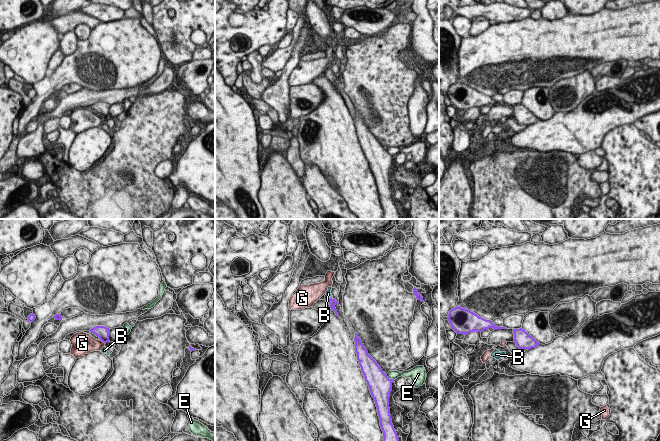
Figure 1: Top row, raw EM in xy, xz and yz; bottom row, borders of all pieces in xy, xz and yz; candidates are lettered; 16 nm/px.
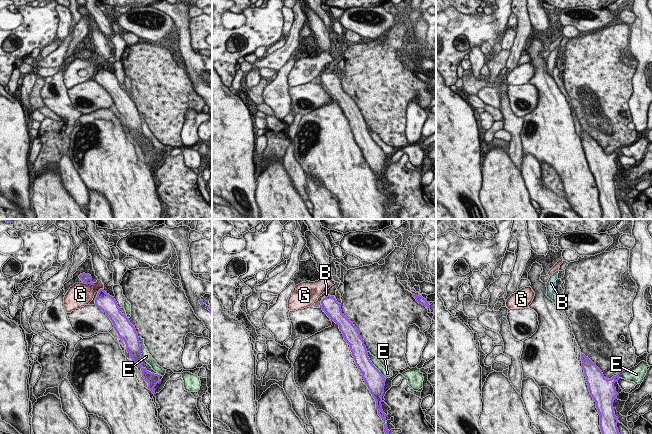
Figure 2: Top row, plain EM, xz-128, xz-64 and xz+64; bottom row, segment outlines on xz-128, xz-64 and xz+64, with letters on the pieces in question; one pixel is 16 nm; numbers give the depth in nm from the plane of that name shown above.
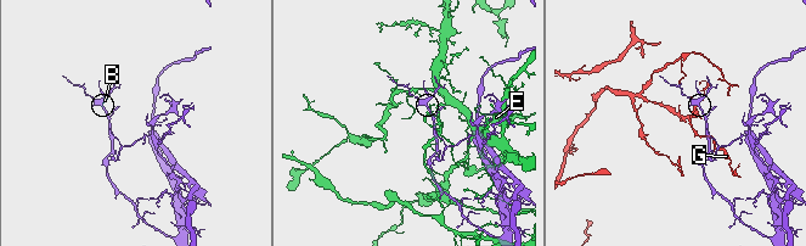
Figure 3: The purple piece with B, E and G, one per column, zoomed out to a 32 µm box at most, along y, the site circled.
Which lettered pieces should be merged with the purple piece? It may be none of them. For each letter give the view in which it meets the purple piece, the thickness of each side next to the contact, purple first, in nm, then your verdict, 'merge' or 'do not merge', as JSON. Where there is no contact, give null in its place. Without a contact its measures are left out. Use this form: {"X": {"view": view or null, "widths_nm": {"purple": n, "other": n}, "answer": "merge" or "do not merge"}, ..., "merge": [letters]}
{"B": {"view": "xz", "widths_nm": {"purple": 120, "other": 100}, "answer": "merge"}, "E": {"view": "xz", "widths_nm": {"purple": 380, "other": 130}, "answer": "do not merge"}, "G": {"view": "xy", "widths_nm": {"purple": 200, "other": 260}, "answer": "do not merge"}, "merge": ["B"]}

